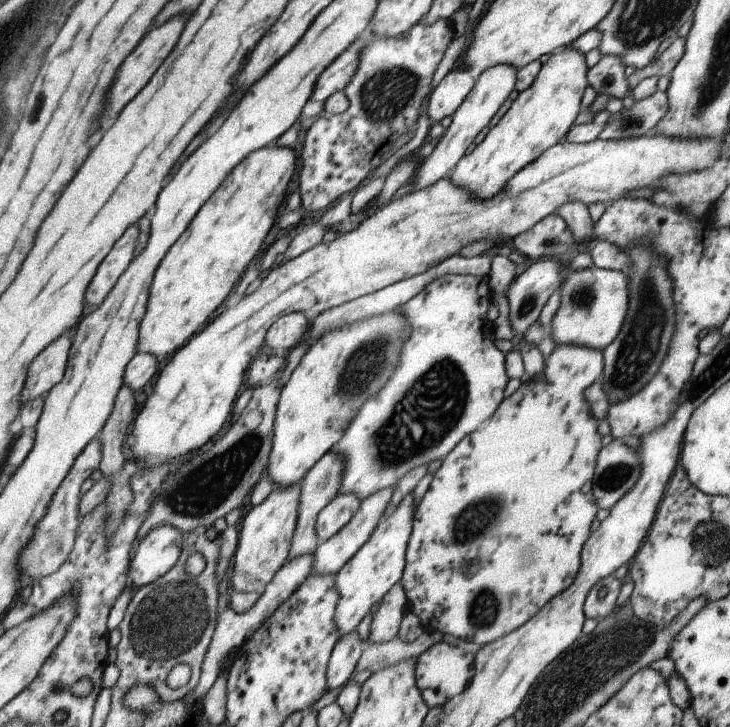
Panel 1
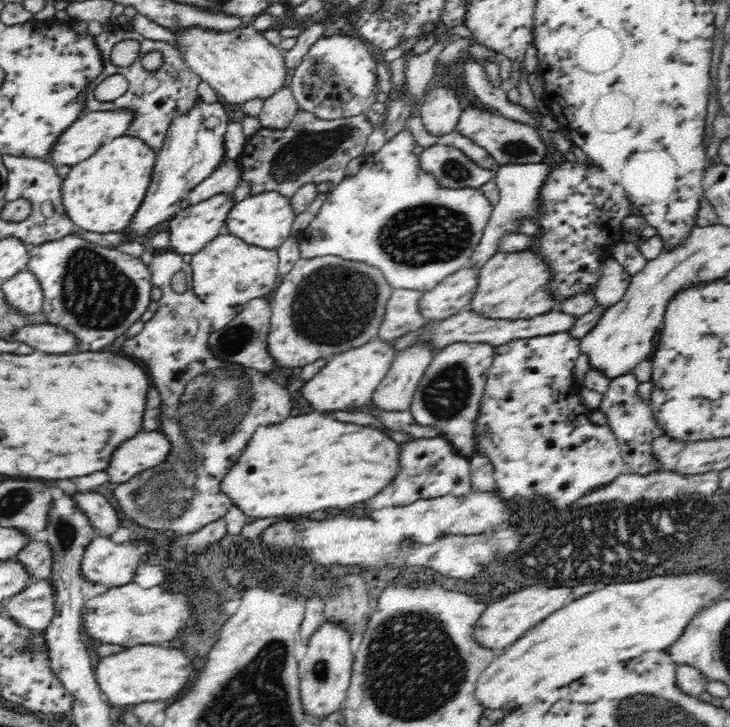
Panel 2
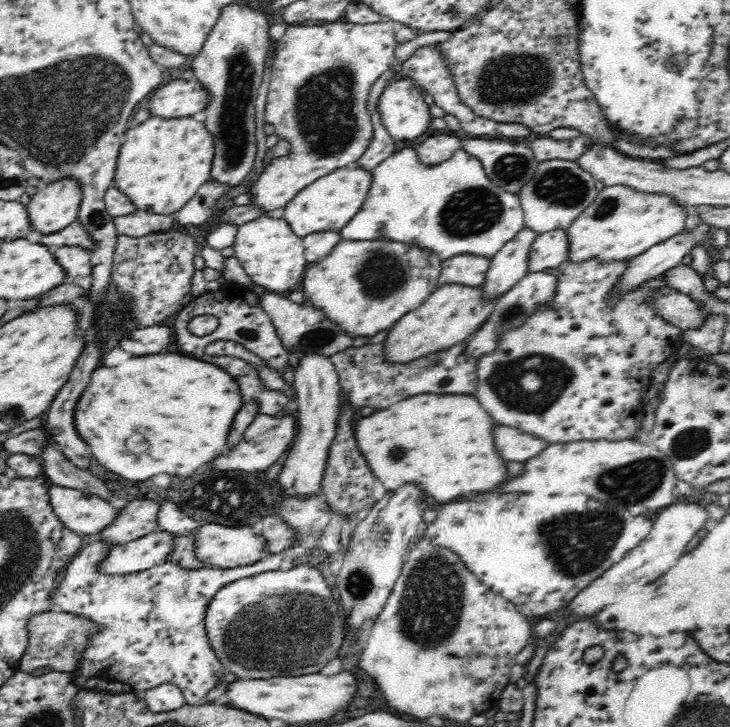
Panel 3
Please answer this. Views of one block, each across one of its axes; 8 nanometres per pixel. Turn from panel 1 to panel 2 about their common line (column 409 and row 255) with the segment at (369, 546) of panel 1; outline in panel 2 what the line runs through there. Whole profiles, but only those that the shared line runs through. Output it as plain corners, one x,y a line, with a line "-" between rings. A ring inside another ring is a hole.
527,248
517,252
496,253
483,266
479,274
479,290
475,292
474,302
469,310
475,310
478,314
486,318
532,318
541,314
546,314
554,308
559,308
557,298
555,298
554,288
558,280
558,273
555,272
554,261
547,260
539,249

